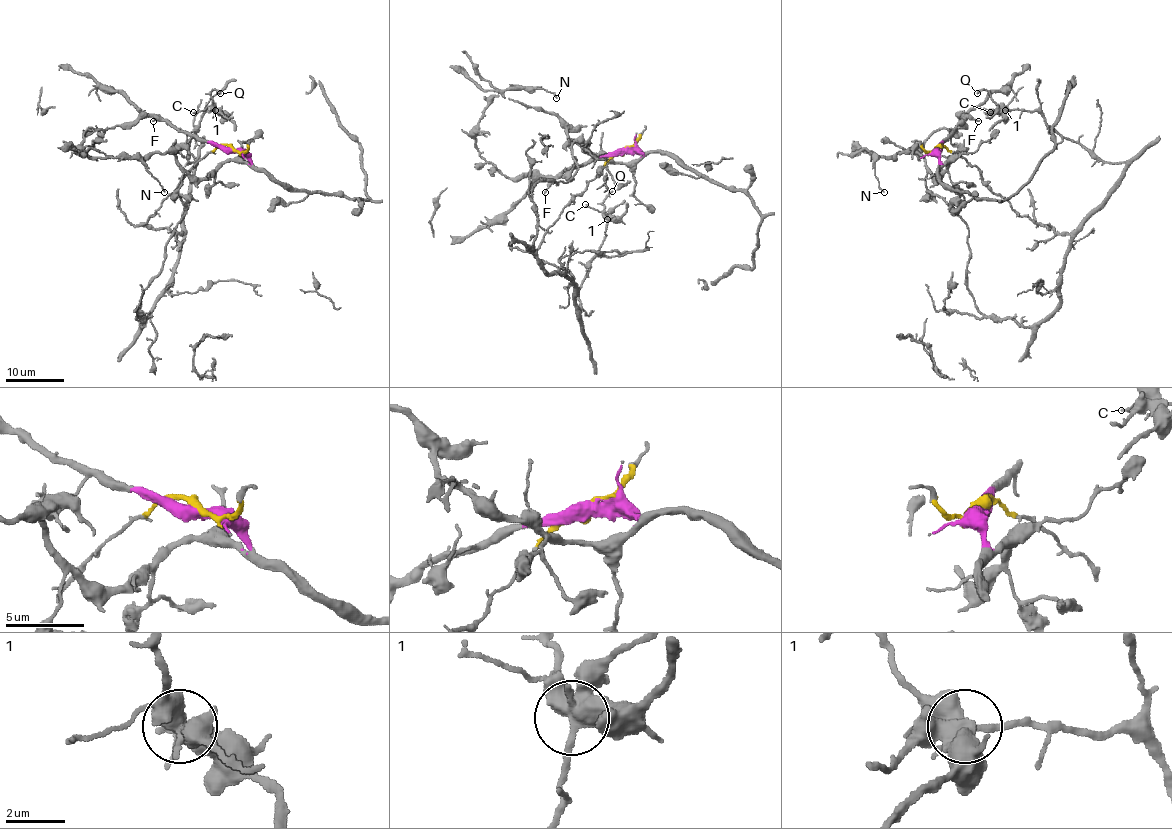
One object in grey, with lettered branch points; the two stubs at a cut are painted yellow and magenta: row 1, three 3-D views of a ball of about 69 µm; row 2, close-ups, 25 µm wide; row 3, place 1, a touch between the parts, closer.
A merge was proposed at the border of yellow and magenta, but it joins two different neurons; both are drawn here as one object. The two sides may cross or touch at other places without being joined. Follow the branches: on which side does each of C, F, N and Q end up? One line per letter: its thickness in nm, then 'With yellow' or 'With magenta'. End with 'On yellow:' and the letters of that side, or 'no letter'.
C: Thickness 170 nm. With yellow
F: Thickness 160 nm. With magenta
N: Thickness 110 nm. With magenta
Q: Thickness 180 nm. With yellow
On yellow: C, Q

